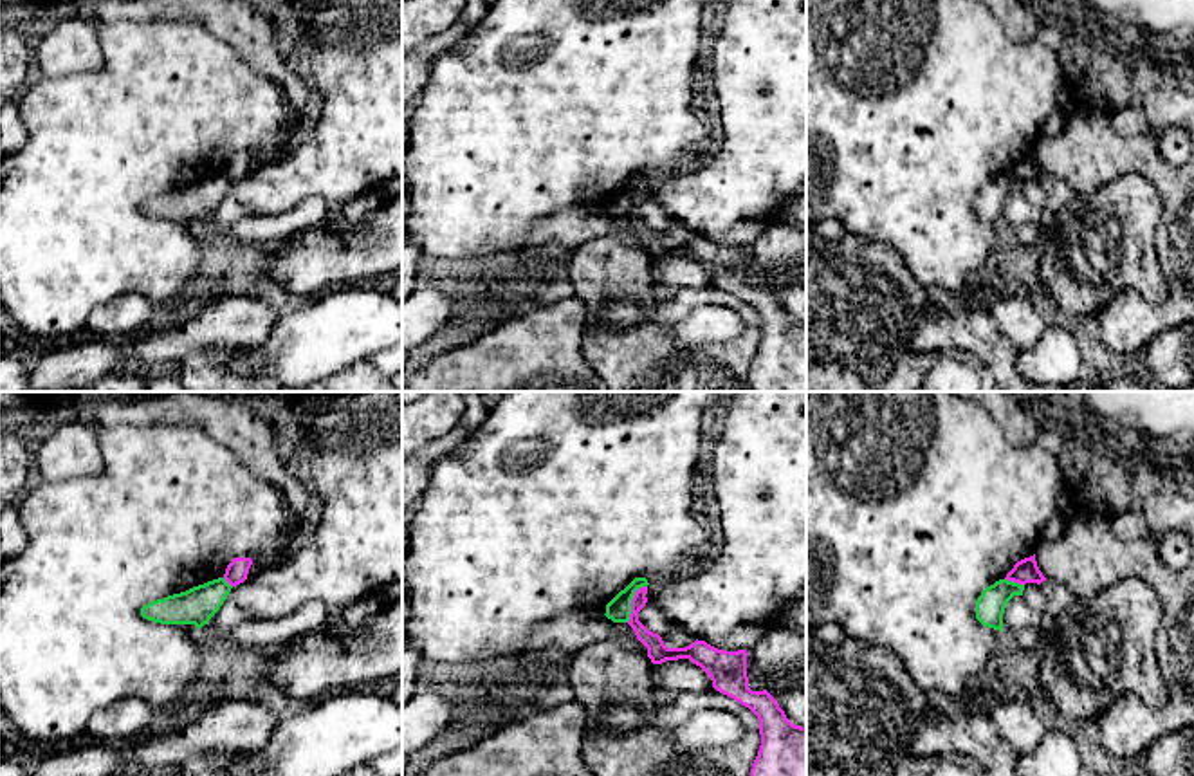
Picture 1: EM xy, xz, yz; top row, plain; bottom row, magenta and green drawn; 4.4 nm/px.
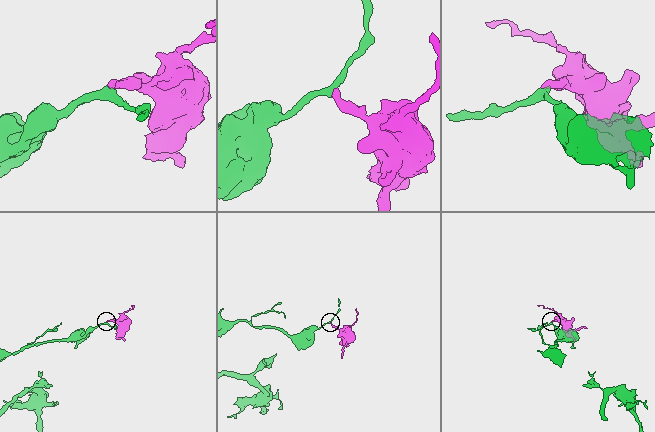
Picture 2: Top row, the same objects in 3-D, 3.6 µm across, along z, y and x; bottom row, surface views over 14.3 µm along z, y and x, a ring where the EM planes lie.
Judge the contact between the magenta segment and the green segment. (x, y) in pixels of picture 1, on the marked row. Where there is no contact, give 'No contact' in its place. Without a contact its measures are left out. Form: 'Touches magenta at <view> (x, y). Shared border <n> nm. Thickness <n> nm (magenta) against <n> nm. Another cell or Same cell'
Touches magenta at xz (632, 601). Shared border 190 nm. Thickness 90 nm (magenta) against 110 nm. Another cell

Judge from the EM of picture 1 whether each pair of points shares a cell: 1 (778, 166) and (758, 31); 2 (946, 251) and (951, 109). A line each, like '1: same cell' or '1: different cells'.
1: same cell
2: same cell

